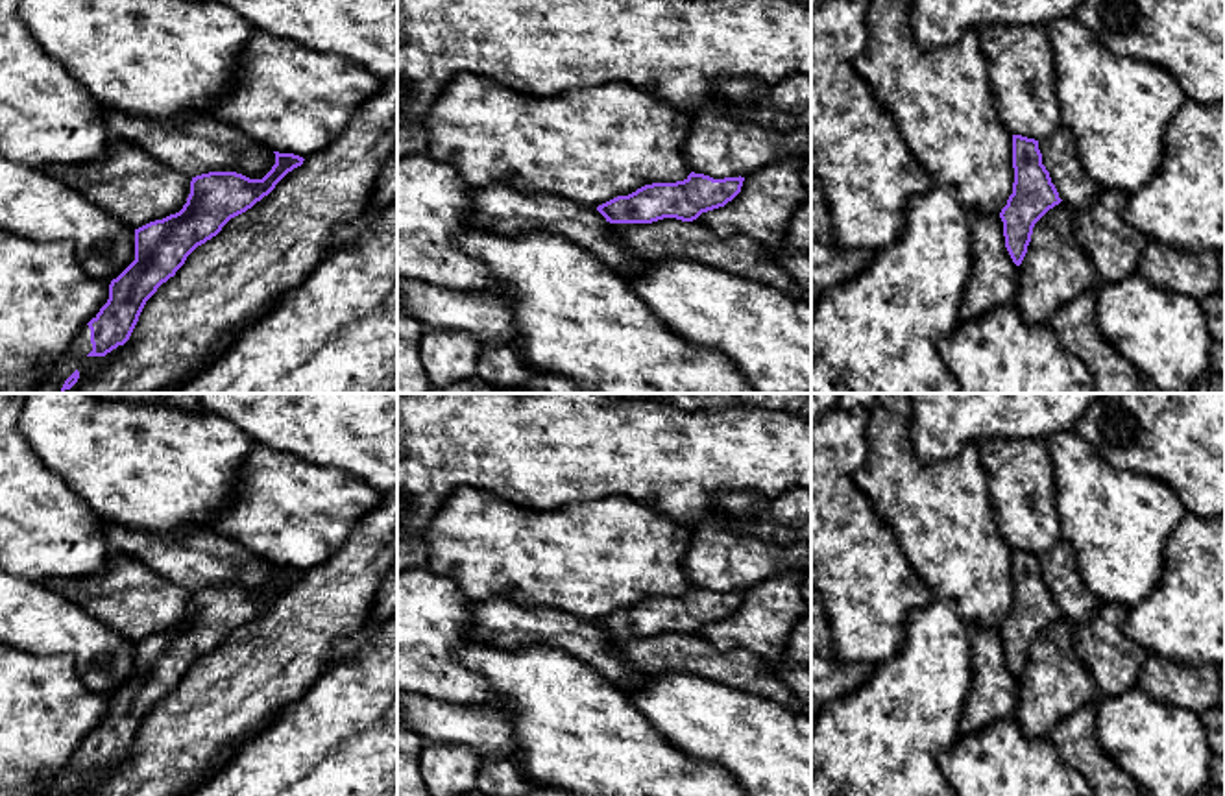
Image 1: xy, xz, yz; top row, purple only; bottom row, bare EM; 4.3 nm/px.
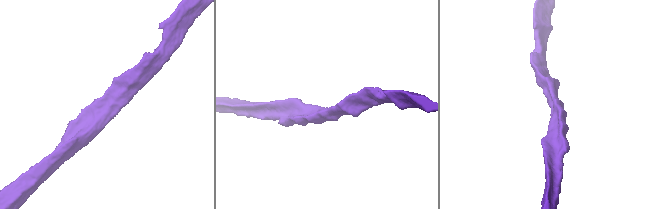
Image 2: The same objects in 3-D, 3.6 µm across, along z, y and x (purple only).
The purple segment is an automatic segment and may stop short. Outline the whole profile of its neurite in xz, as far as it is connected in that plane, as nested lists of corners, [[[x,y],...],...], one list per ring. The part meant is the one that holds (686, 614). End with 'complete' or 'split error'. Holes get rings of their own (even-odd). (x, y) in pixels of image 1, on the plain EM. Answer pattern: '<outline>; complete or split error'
[[[691,585],[684,595],[652,597],[628,609],[617,609],[597,624],[610,637],[652,637],[663,632],[693,635],[702,626],[724,621],[743,600],[745,591],[713,593]]]; complete

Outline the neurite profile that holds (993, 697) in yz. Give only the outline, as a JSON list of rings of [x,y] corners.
[[[970,626],[970,637],[972,687],[961,715],[961,737],[1018,718],[1020,685],[1005,661],[1000,628]]]

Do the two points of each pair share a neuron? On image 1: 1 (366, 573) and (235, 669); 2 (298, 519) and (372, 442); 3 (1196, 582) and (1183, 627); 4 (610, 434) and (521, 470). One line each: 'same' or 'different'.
1: same
2: different
3: same
4: same

